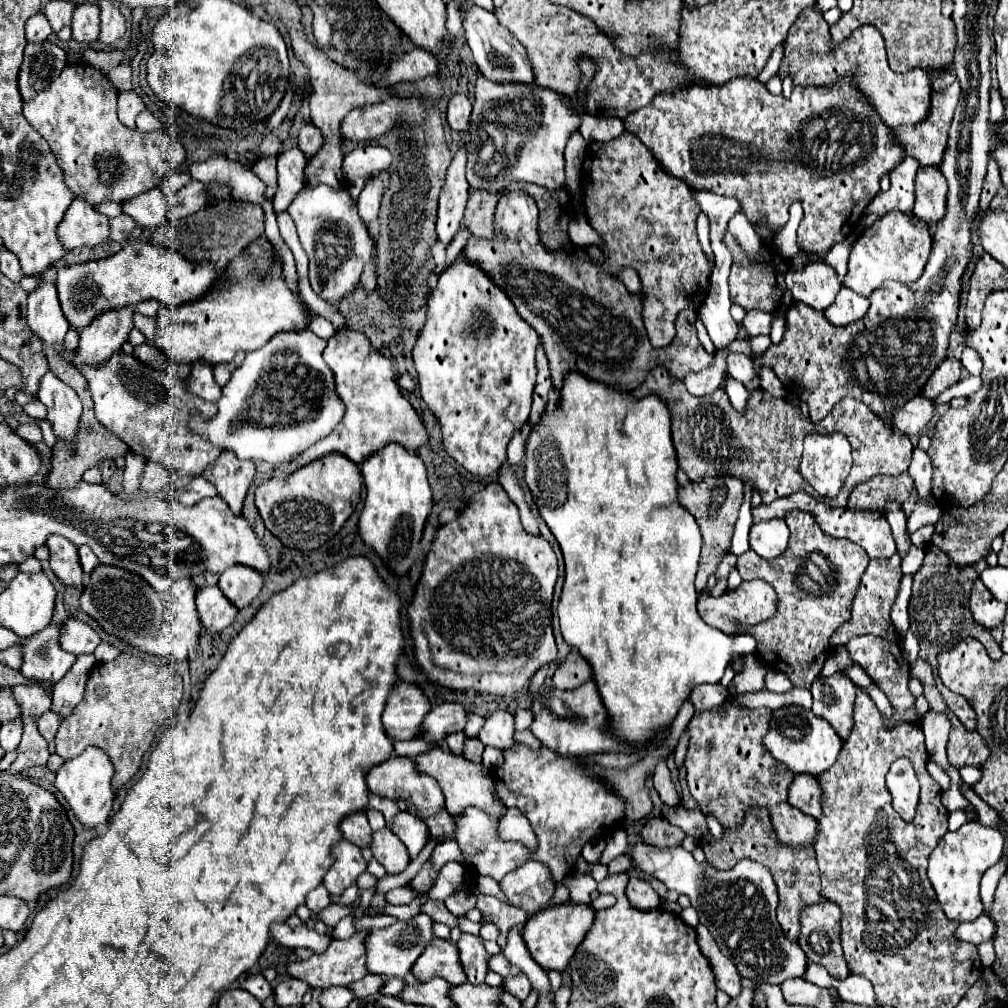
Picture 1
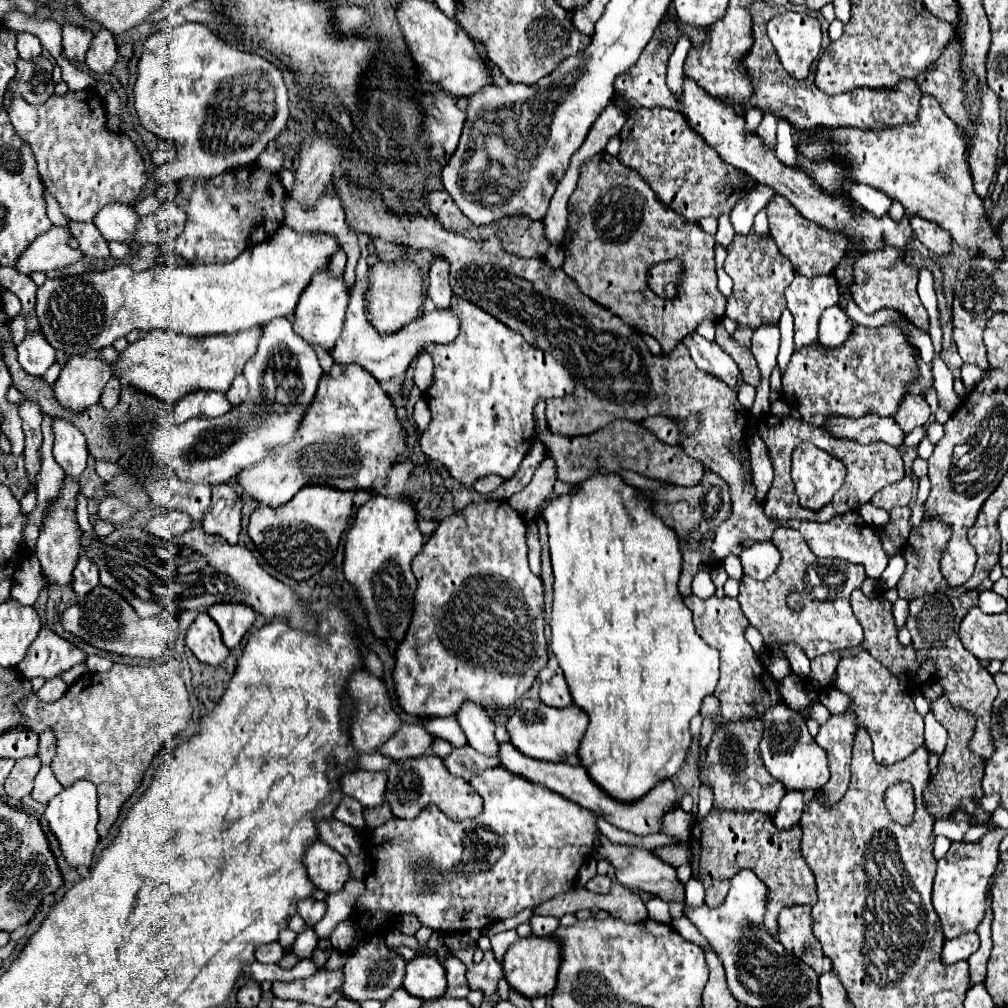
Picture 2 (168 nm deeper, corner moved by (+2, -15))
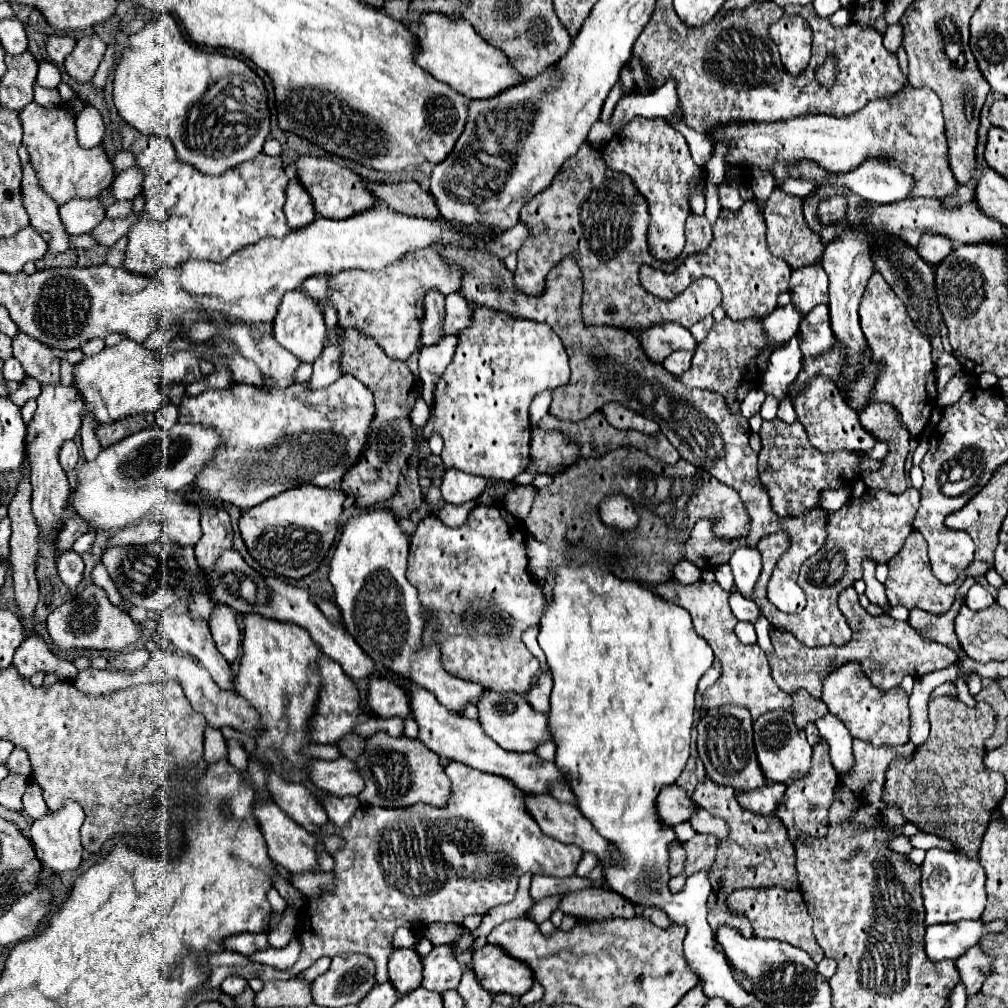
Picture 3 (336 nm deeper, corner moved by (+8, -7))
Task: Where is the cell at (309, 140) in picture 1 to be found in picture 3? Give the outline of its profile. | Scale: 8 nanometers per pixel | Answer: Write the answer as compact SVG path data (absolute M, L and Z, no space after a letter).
M296 178L290 180L286 188L286 204L284 204L284 214L288 220L288 228L304 228L304 224L312 224L316 218L312 198L308 192L296 182Z

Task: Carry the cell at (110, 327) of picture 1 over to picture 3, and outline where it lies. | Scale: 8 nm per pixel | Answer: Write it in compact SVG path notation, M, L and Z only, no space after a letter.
M72 384L68 386L46 386L38 396L38 408L26 426L24 448L30 460L30 482L32 482L32 514L42 528L44 534L56 536L60 530L60 520L64 512L64 504L70 496L70 484L62 466L58 462L58 452L66 440L72 440L82 426L82 410L84 402Z

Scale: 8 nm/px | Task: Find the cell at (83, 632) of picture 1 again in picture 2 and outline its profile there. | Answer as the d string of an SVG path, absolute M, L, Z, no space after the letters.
M40 630L38 638L30 644L26 658L18 664L24 678L42 676L46 680L56 678L60 672L86 662L88 654L76 648L72 642L60 638L54 630Z

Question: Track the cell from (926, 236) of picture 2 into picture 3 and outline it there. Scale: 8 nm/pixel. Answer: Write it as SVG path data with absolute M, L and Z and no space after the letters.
M924 234L916 246L918 254L922 256L922 260L926 260L928 264L936 266L940 264L954 248L952 242L946 236L934 236L934 234Z

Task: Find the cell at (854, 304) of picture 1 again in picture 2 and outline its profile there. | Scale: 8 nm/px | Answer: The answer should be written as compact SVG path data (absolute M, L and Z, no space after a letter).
M840 306L826 308L826 312L820 318L818 342L826 348L836 348L850 336L852 328L854 328L854 322Z

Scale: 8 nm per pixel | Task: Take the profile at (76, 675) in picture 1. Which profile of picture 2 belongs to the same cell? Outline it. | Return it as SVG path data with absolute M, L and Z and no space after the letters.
M46 730L40 734L40 746L38 746L38 756L42 764L50 764L56 752L56 740L54 740L54 730Z

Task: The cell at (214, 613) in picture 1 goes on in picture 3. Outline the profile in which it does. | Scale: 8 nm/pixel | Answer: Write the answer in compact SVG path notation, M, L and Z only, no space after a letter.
M188 614L162 616L158 622L158 634L176 646L176 650L192 654L212 676L212 680L230 692L236 692L230 664L220 656L208 624L192 620Z

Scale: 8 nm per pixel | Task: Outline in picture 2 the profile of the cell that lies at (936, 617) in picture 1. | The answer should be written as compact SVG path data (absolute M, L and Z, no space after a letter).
M968 590L962 596L942 596L942 592L934 596L920 596L910 602L910 616L906 622L906 628L912 634L912 646L916 650L918 660L934 660L936 666L936 680L944 688L944 696L948 698L950 704L956 708L962 708L970 712L976 718L976 732L970 740L970 750L976 752L982 760L988 760L994 752L992 746L992 736L990 736L990 710L992 702L998 694L998 688L994 684L992 674L978 662L978 658L966 650L960 642L958 628L962 618L968 614L972 606L978 602L978 592Z

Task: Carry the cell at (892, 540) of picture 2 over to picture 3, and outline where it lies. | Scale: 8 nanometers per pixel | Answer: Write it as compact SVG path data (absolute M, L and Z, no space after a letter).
M866 488L860 500L846 500L846 504L835 512L829 512L827 518L827 539L824 548L820 548L804 566L800 586L808 596L808 604L800 614L784 614L766 598L766 584L776 566L776 560L786 552L788 540L782 532L764 536L758 542L758 550L762 554L762 574L756 584L754 600L762 606L764 616L774 628L784 628L792 632L806 646L830 646L830 644L846 644L852 636L852 630L844 616L838 610L838 594L852 586L858 578L862 578L862 562L864 558L876 560L876 564L886 564L900 548L904 540L912 532L912 520L916 516L920 504L920 492L916 488L908 488L902 494L892 494L886 490L870 490Z

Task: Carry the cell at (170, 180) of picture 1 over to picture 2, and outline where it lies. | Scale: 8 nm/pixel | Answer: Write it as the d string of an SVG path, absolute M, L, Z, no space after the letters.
M150 194L150 196L146 196L142 202L138 202L134 208L136 208L136 212L138 212L140 216L146 216L146 214L152 214L160 204L162 204L162 202L160 202L154 194Z

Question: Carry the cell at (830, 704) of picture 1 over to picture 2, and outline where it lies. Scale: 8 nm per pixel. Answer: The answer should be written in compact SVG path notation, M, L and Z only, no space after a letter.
M854 712L832 714L828 722L820 726L816 742L828 752L830 760L830 780L822 788L826 802L836 802L848 788L850 782L850 752L854 744L858 724L854 722Z

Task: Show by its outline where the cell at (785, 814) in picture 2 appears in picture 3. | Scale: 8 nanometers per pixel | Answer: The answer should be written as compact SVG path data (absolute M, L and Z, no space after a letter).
M764 784L752 792L736 792L736 798L746 810L768 816L776 810L776 804L780 802L784 790L784 784Z

